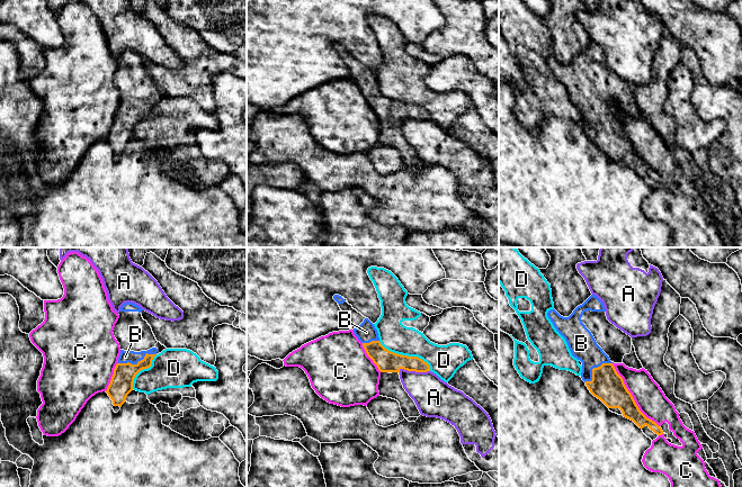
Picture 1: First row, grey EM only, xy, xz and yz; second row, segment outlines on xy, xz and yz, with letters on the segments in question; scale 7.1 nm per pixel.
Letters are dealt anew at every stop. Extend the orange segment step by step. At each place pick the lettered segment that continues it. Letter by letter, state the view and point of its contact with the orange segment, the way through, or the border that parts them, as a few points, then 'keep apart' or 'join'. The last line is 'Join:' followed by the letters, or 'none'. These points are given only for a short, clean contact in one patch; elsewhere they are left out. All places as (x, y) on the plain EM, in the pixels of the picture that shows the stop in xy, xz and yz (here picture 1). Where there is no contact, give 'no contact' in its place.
A: xz (412, 118) | keep apart
B: xy (137, 110) | across xy (121, 133), (123, 125), (137, 110), (131, 110), (125, 105) | join
C: yz (632, 144) | keep apart
D: xz (407, 104) | keep apart
Join: B

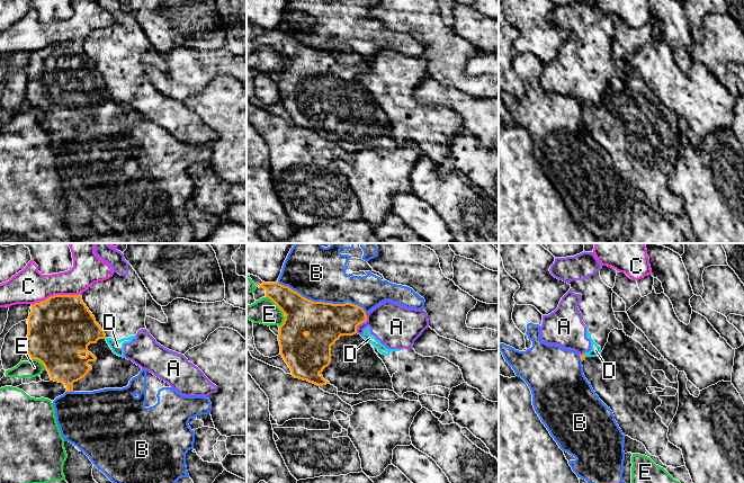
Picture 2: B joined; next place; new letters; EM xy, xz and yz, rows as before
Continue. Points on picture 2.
A: xz (361, 70) | keep apart
B: xz (322, 50) | keep apart
C: xy (55, 43) | keep apart
D: yz (585, 104) | along yz (583, 101), (586, 104) | keep apart
E: xz (275, 51) | keep apart
Join: none

